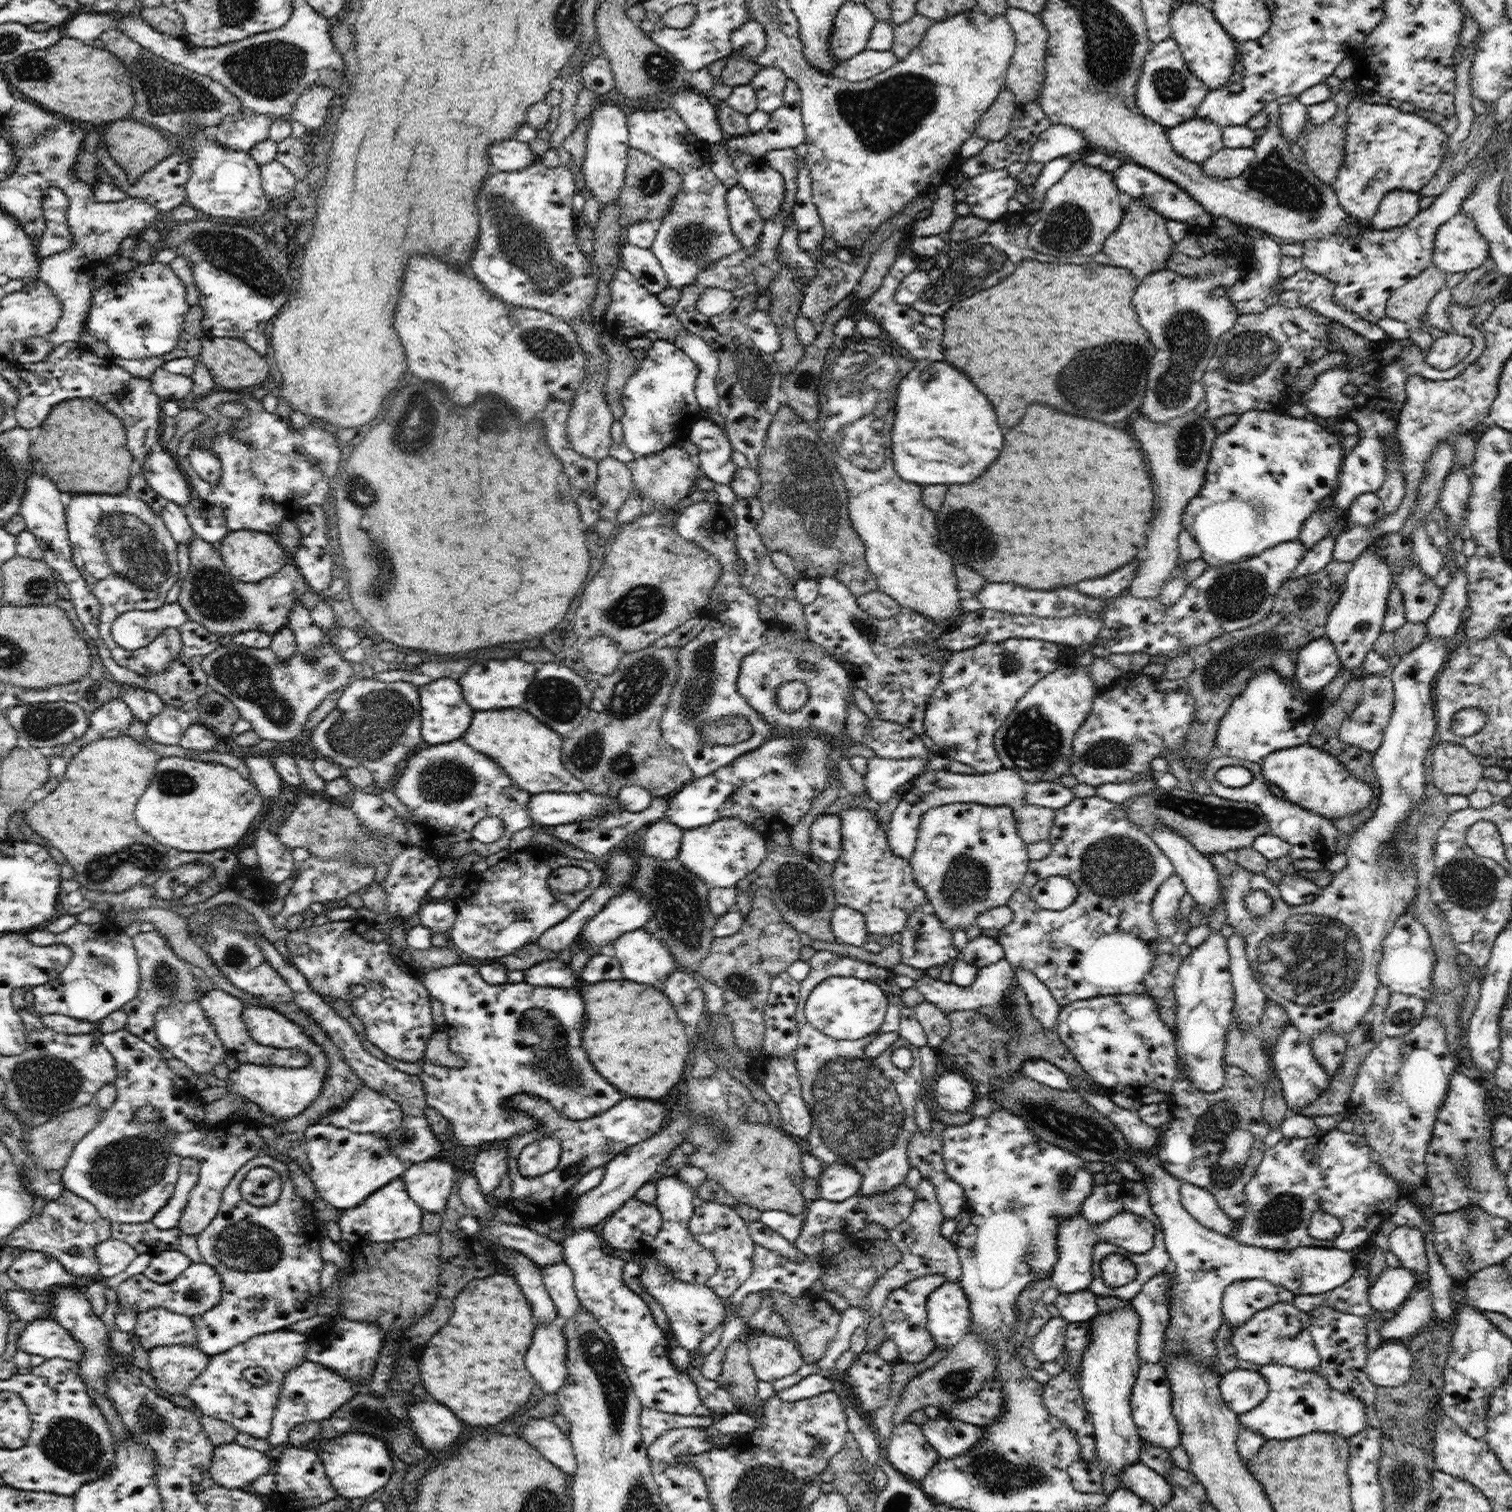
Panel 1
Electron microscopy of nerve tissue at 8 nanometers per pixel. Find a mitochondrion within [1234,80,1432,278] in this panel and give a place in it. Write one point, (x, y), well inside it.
(1273, 177)

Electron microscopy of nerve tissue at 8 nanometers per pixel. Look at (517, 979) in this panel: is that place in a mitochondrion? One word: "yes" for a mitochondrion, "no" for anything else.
no

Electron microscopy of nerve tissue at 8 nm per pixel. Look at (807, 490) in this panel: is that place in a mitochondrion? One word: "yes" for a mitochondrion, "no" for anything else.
yes

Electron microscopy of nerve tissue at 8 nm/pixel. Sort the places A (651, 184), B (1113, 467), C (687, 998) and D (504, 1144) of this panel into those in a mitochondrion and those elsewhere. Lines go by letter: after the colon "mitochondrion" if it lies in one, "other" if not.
A: mitochondrion
B: other
C: mitochondrion
D: other

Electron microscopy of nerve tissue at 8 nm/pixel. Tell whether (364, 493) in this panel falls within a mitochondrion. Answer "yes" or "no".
yes

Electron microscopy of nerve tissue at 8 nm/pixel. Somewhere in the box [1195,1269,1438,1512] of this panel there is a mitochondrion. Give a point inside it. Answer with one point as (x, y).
(1404, 1478)

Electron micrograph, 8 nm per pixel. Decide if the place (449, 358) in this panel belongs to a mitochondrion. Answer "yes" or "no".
no

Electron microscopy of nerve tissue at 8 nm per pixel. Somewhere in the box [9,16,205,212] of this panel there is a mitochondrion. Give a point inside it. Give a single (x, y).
(32, 68)

